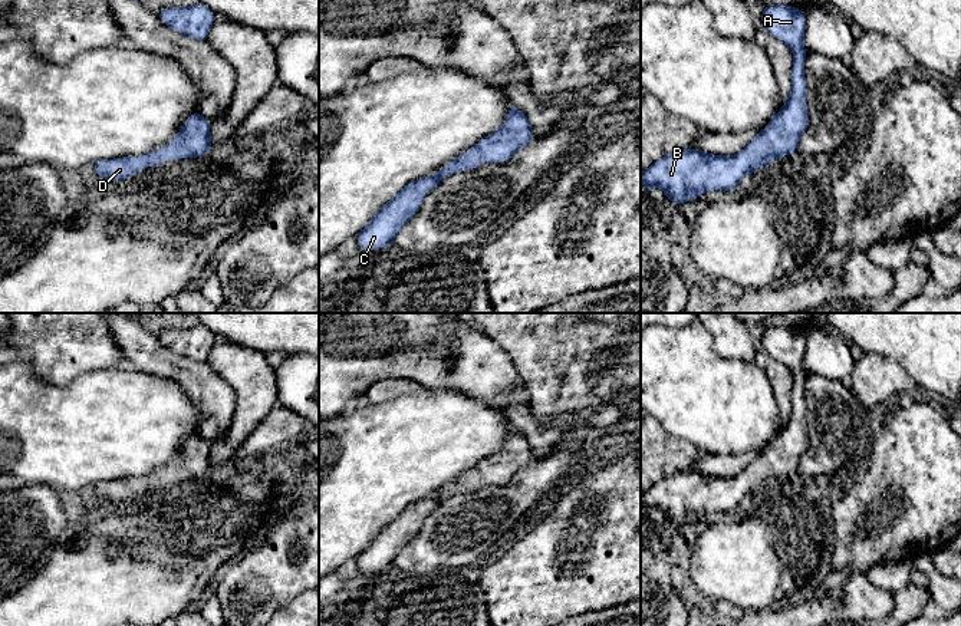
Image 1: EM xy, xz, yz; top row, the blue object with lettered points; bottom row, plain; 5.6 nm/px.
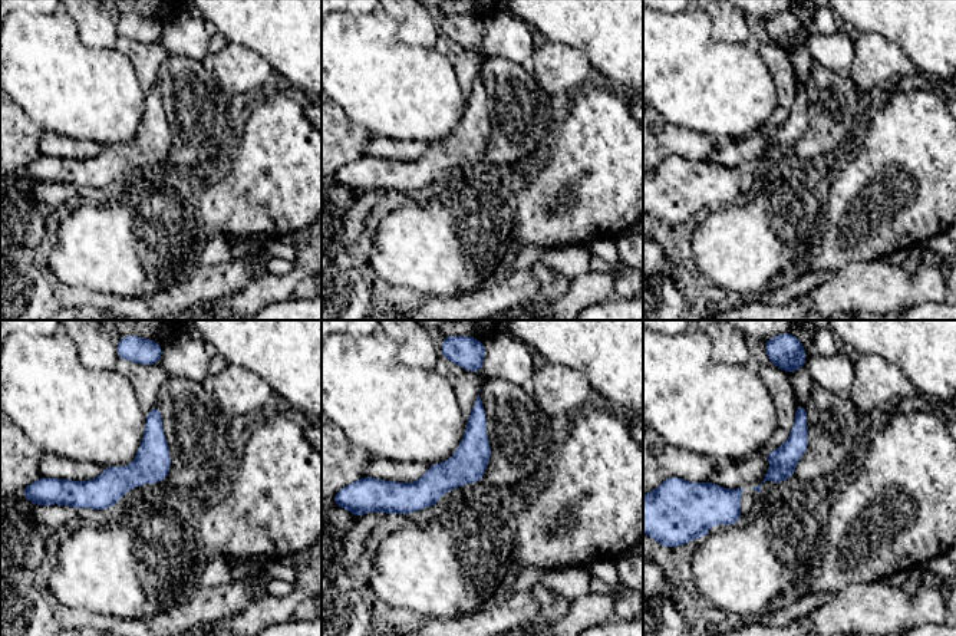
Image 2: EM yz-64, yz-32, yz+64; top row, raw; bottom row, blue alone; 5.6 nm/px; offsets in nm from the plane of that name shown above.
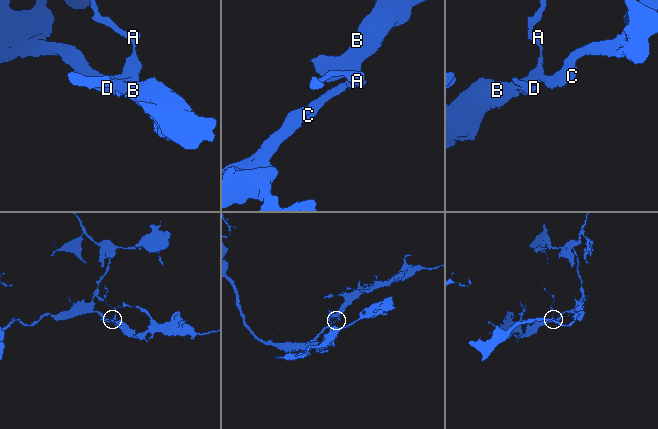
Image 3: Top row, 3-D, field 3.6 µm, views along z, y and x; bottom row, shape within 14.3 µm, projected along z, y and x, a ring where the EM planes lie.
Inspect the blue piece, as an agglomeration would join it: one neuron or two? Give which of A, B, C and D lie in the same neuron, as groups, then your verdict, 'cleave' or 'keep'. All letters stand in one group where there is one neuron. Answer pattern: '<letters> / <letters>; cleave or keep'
A B C D; keep

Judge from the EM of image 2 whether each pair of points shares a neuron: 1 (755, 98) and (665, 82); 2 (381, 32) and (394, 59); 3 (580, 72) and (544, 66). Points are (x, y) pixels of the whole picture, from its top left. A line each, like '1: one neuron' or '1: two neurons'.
1: one neuron
2: one neuron
3: one neuron

